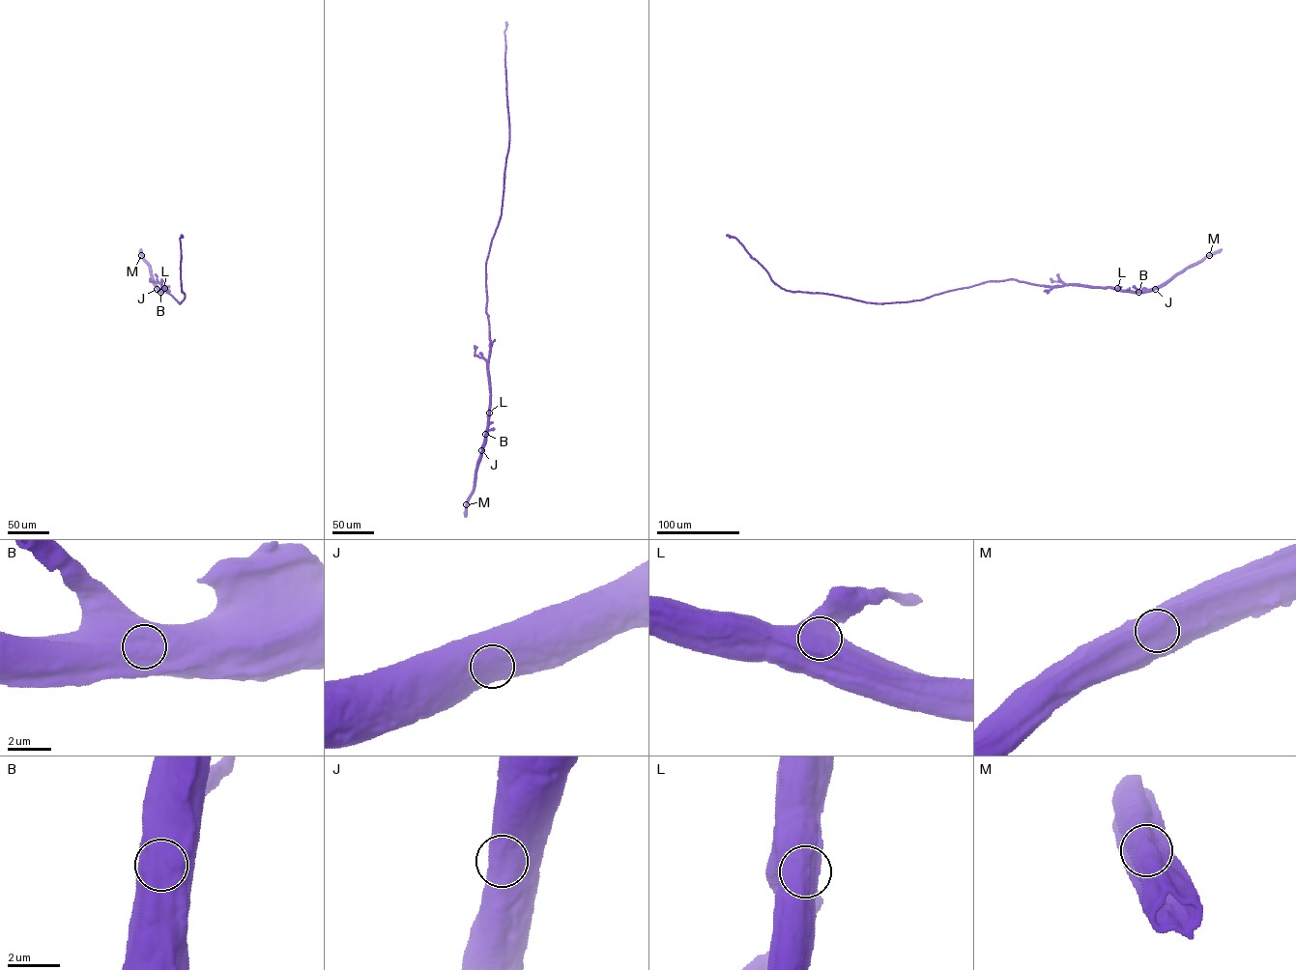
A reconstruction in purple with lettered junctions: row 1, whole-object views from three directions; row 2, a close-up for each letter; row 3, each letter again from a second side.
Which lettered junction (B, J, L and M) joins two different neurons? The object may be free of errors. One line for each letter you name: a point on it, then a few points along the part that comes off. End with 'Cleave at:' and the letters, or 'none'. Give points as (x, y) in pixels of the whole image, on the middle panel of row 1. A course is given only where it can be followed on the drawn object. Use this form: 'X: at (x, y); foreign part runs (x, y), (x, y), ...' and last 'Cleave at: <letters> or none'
Cleave at: none

